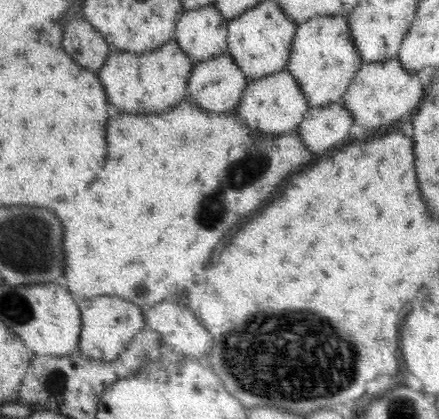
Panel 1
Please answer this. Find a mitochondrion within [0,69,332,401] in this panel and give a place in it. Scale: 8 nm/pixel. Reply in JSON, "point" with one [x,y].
{"point":[212,210]}

